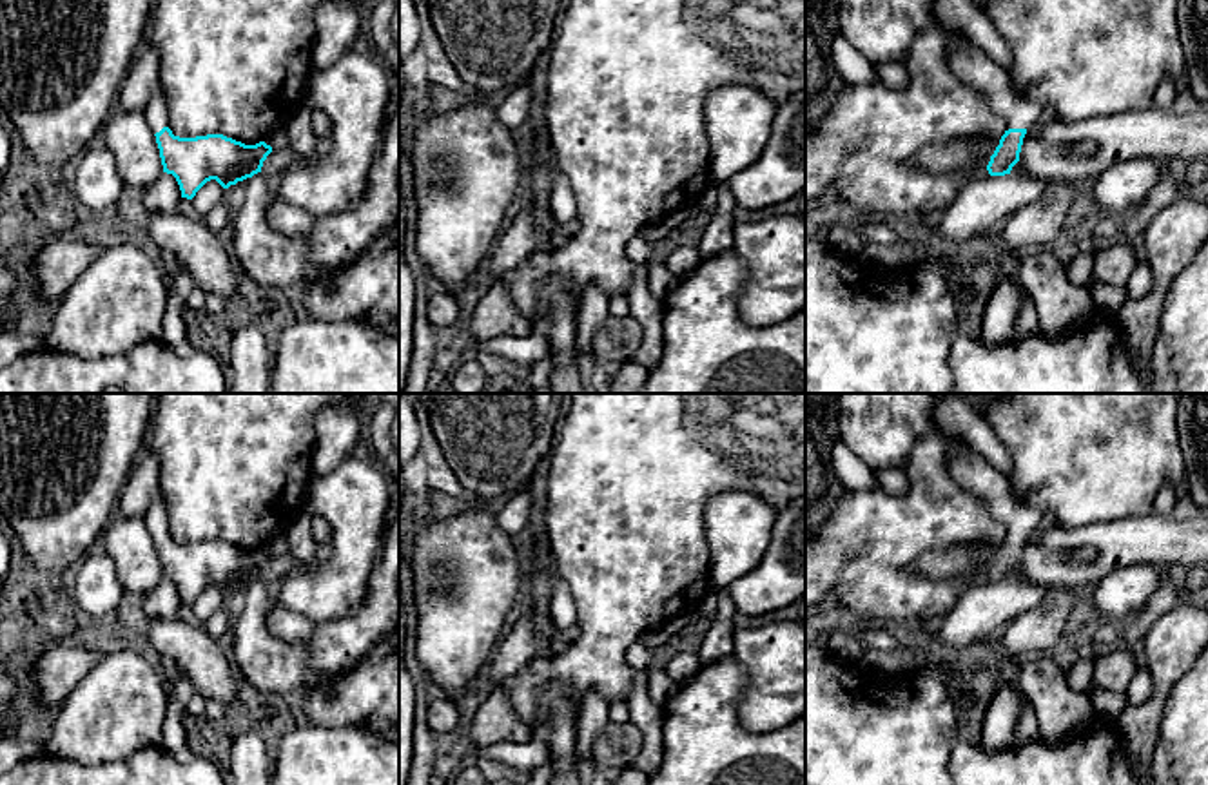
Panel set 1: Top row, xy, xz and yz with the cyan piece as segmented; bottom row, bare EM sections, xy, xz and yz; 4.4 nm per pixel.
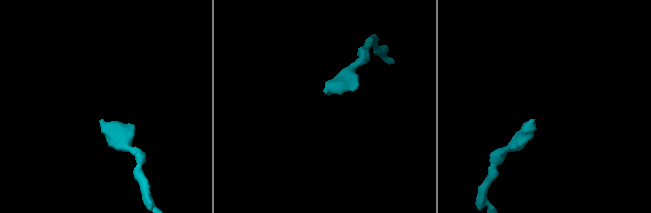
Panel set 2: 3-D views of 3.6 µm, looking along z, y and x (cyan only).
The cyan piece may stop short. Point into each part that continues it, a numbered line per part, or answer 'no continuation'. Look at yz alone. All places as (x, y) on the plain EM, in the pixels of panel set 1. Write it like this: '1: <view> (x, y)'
1: yz (880, 428)

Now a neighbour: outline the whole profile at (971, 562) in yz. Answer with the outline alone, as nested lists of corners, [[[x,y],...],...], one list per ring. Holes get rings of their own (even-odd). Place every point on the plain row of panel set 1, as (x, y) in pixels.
[[[960,544],[943,551],[921,553],[912,564],[911,571],[938,580],[967,580],[969,587],[990,582],[987,571],[999,544]]]

